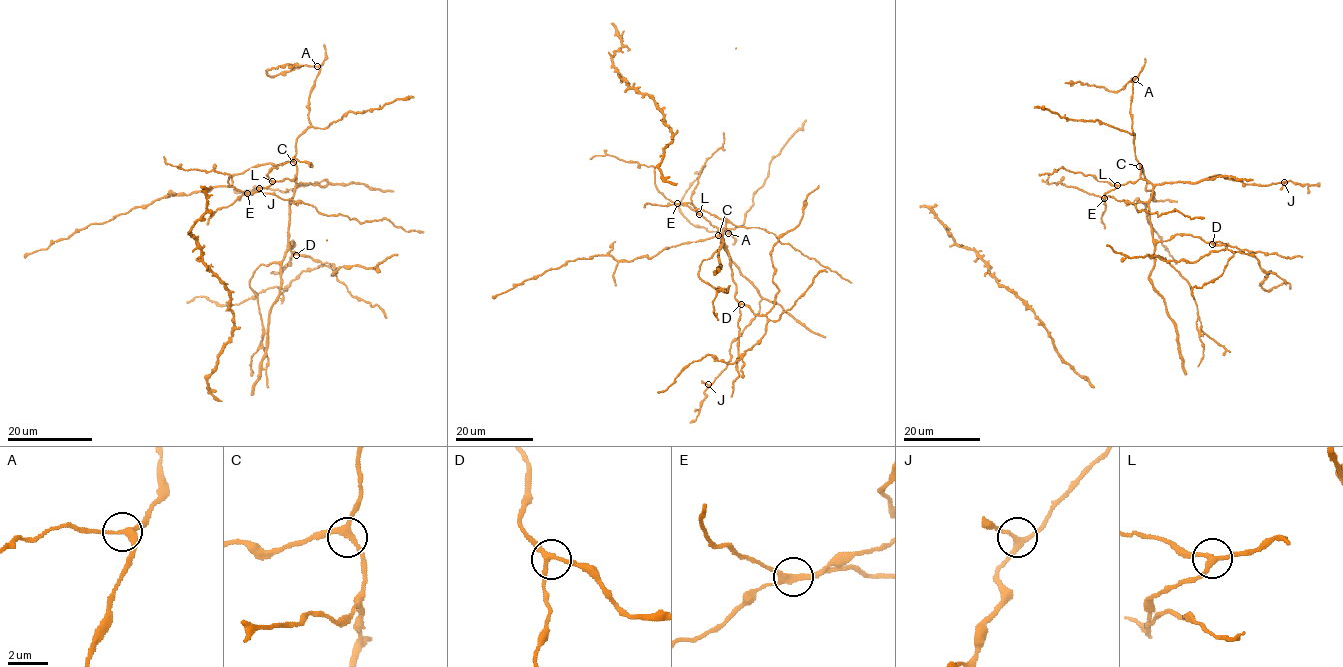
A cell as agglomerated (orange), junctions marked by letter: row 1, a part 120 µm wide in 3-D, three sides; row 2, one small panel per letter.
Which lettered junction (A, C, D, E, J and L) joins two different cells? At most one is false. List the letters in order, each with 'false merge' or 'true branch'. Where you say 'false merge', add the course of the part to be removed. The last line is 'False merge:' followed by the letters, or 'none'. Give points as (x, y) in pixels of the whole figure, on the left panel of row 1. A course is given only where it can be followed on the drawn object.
A: true branch
C: true branch
D: true branch
E: false merge; foreign part runs (247, 193), (274, 194), (312, 205), (328, 215), (340, 214), (360, 222), (389, 219), (404, 231), (423, 233)
J: true branch
L: true branch
False merge: E

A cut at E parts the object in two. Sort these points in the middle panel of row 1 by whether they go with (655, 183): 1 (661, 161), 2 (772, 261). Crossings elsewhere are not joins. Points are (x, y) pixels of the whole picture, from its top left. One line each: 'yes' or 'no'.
1: no
2: no

